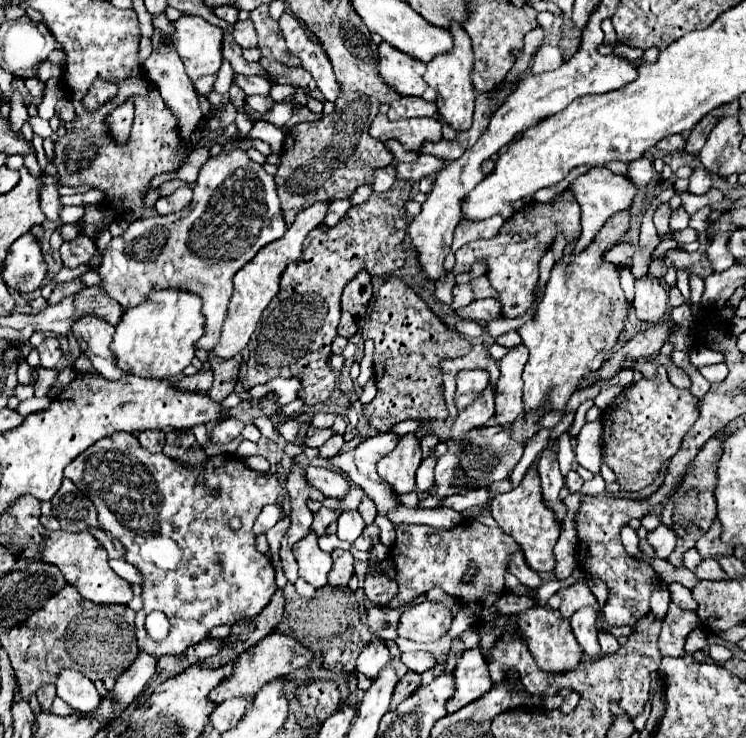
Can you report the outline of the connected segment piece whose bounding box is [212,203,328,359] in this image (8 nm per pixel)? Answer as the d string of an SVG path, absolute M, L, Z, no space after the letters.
M314 203L312 207L300 211L296 215L296 221L290 225L290 229L284 233L284 237L280 237L276 243L270 243L268 247L264 247L264 251L256 253L256 259L252 259L252 263L244 265L236 275L234 275L234 291L232 291L232 297L230 297L230 303L228 303L228 315L224 319L224 325L222 325L222 333L220 333L220 339L218 343L214 345L214 355L218 355L220 359L230 359L234 357L236 353L240 353L248 341L250 341L250 335L254 333L258 321L260 321L260 315L262 311L266 309L266 305L272 301L272 297L276 297L276 291L278 291L278 283L280 283L280 275L282 271L286 269L288 263L296 261L300 257L300 251L302 251L302 241L306 239L306 235L322 225L324 221L324 215L328 211L328 203Z

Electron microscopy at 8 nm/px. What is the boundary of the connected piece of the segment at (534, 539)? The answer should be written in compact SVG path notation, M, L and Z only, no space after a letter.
M528 469L526 477L522 479L522 483L516 489L512 489L504 495L496 495L492 499L492 517L496 519L498 527L506 535L514 537L514 541L520 545L524 559L526 559L526 565L532 571L544 573L544 571L554 569L556 561L554 561L552 549L560 537L560 527L558 527L554 513L544 507L542 491L540 491L540 477L536 475L536 469Z

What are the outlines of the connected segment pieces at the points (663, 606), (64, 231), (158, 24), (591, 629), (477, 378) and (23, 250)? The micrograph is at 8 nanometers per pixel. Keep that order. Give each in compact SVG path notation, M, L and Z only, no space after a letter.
M660 584L653 591L650 598L650 611L663 621L667 612L669 602L671 600L670 592L667 584Z
M76 221L76 223L68 223L68 225L60 223L60 225L58 225L58 229L60 229L60 235L62 235L62 239L64 239L64 241L76 239L76 237L80 235L80 223L78 223L78 221Z
M160 13L160 15L152 17L152 27L154 27L156 31L160 31L160 45L154 47L152 55L144 61L144 67L146 67L146 71L148 71L148 75L150 75L150 79L152 79L152 83L154 83L154 85L158 87L158 91L162 93L164 103L166 103L166 105L170 107L170 111L174 113L174 117L176 117L176 121L178 121L180 135L188 141L190 135L192 135L194 129L196 129L196 123L202 119L202 111L200 111L200 107L198 107L198 95L196 95L196 91L194 91L194 87L192 87L190 77L188 77L186 71L184 71L184 65L182 65L182 61L180 61L176 49L174 49L172 43L170 43L170 39L172 39L172 35L174 35L174 23L166 17L166 13Z
M582 607L578 609L570 623L572 623L572 631L576 641L580 643L580 647L584 649L584 653L588 657L600 657L602 655L600 645L598 645L598 629L596 629L596 615L598 611L592 607Z
M472 369L472 371L460 371L456 375L456 407L458 411L462 411L464 407L468 407L478 395L480 391L484 391L484 387L488 385L488 371L482 369Z
M28 233L16 239L16 243L10 245L4 267L2 267L2 279L4 283L20 293L32 293L40 289L48 275L48 267L42 259L42 249L38 239Z

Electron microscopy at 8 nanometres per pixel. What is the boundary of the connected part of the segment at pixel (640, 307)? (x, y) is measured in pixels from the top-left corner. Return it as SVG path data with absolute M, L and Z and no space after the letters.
M648 275L636 279L636 297L632 305L640 321L658 323L668 311L668 289L658 279Z

